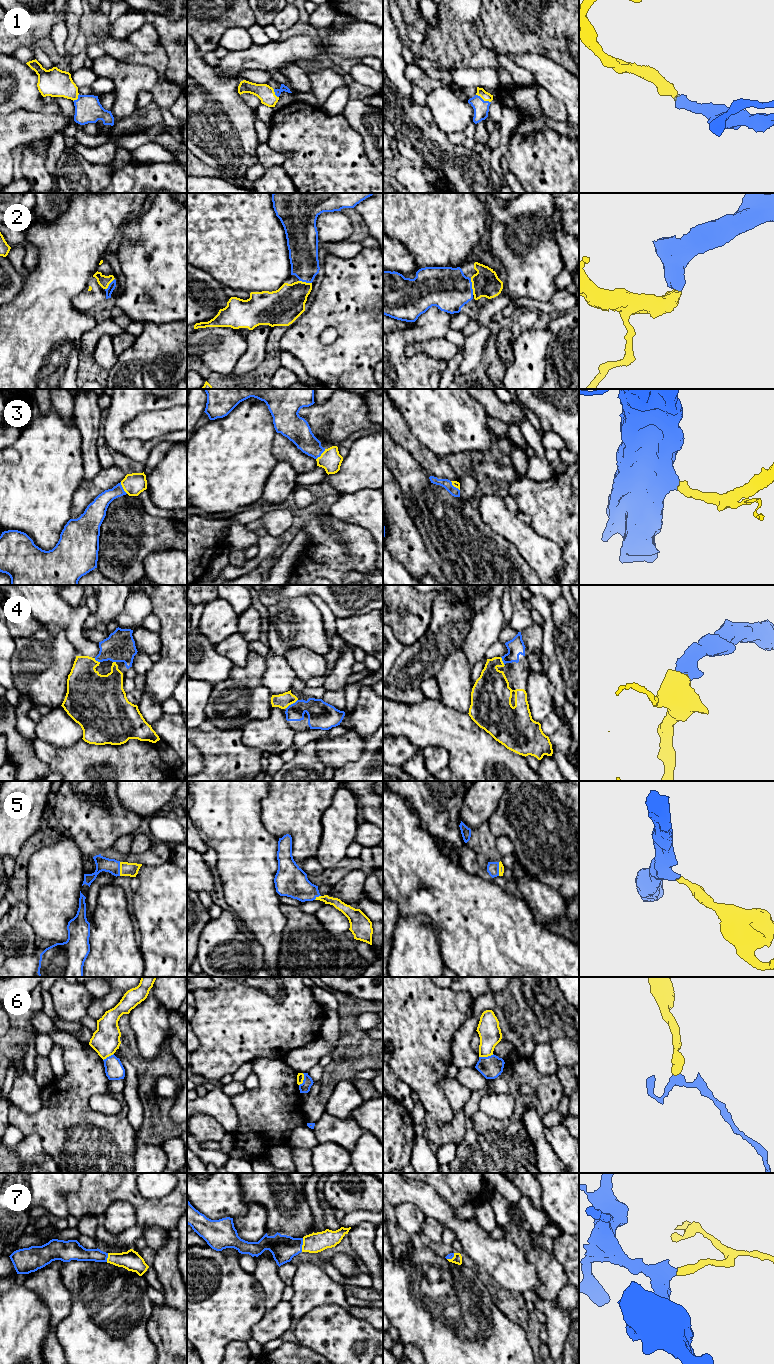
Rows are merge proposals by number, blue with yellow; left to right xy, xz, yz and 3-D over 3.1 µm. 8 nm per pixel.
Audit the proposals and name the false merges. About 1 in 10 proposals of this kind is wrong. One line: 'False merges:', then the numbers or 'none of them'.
False merges: 6

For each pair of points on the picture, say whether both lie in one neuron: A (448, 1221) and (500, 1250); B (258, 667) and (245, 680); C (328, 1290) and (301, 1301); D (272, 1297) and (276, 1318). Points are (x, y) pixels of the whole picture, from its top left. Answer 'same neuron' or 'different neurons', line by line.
A: same neuron
B: same neuron
C: same neuron
D: different neurons

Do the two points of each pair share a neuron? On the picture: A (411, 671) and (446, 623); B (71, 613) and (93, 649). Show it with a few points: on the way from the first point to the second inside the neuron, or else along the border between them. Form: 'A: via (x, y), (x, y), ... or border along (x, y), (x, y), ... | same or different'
A: via (422, 659), (444, 635) | same
B: via (71, 623), (74, 633), (83, 642) | same

